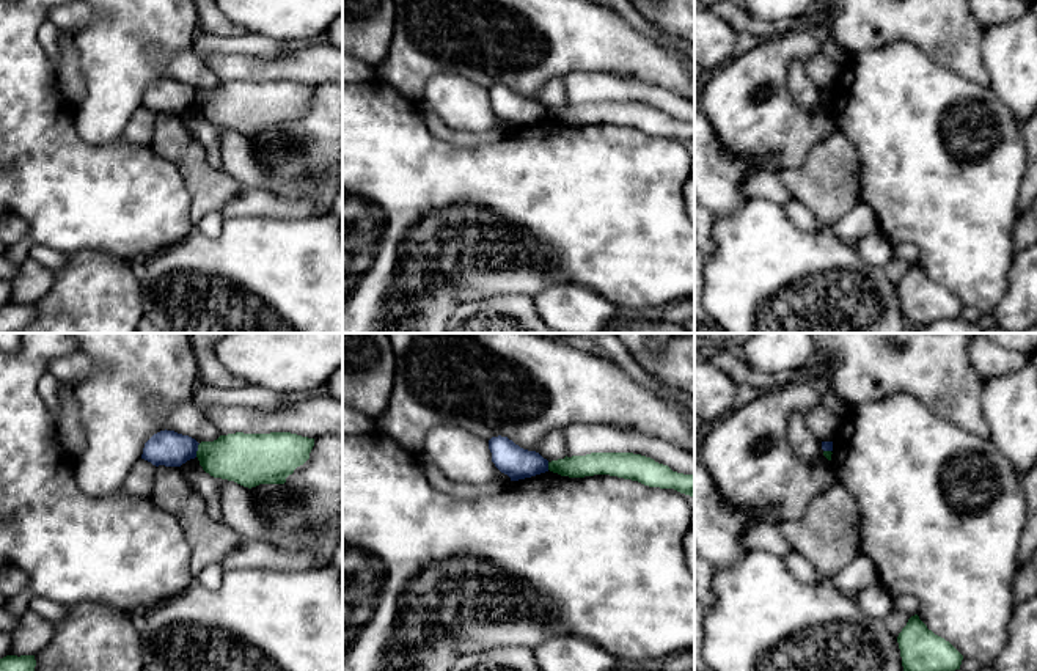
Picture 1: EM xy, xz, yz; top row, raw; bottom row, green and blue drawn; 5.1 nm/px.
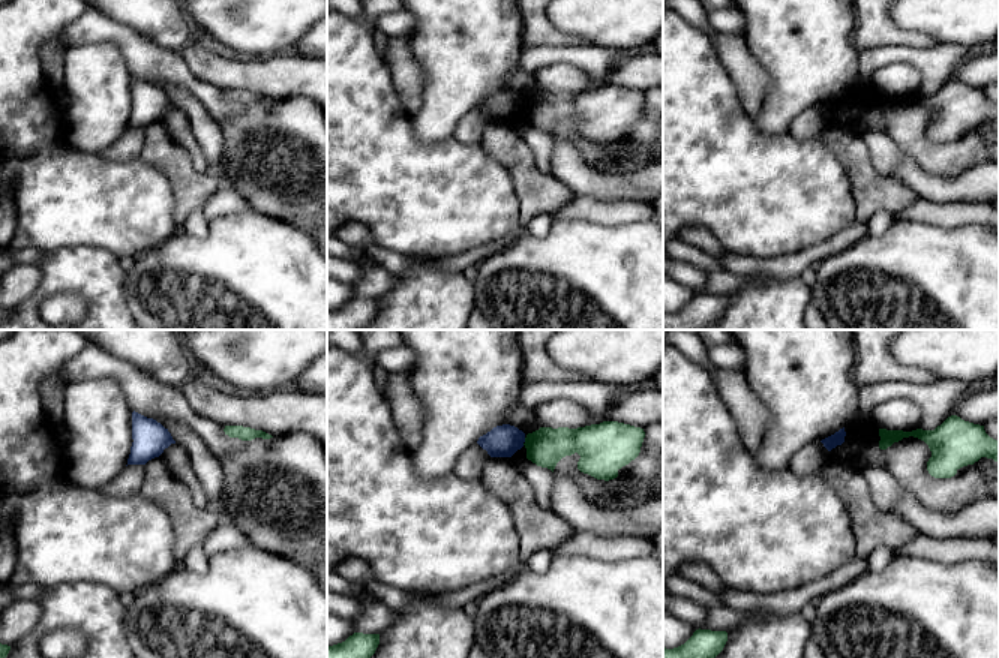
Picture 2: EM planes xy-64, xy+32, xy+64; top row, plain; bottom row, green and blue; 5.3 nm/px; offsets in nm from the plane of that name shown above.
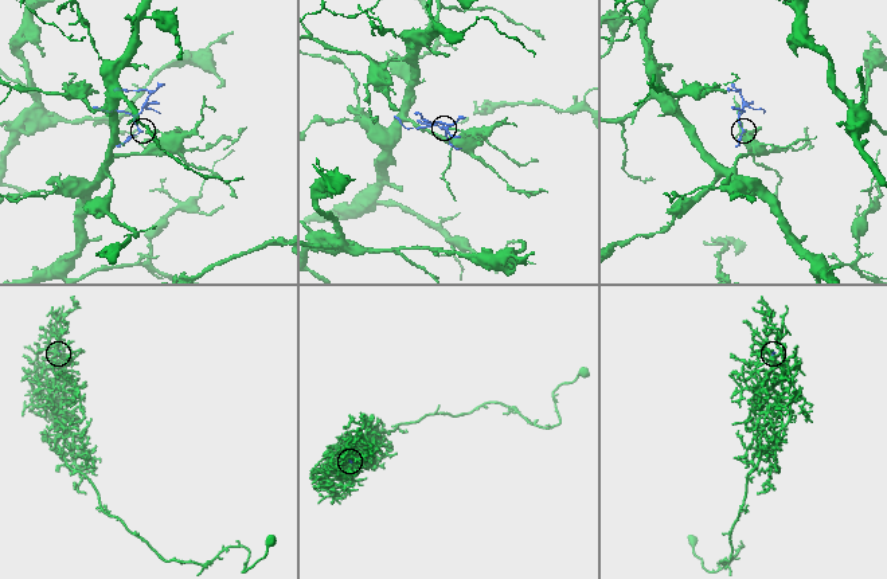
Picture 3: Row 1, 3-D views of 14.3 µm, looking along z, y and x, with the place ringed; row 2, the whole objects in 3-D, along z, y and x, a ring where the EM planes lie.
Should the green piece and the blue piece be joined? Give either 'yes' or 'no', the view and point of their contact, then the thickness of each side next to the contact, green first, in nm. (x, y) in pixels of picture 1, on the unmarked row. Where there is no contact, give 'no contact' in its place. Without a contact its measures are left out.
no; meets green in xy at (198, 98); 260 nm thick on the green side, 180 nm on the other

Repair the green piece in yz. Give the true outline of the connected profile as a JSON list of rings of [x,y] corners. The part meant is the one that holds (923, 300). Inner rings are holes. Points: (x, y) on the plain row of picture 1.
[[[911,264],[897,284],[903,319],[913,328],[922,328],[938,319],[960,317],[963,303],[944,286],[935,283]]]

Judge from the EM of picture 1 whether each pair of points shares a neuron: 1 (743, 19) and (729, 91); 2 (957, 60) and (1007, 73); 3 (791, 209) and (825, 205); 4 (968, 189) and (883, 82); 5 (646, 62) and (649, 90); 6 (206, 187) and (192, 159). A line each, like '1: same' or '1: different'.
1: different
2: different
3: different
4: same
5: different
6: same

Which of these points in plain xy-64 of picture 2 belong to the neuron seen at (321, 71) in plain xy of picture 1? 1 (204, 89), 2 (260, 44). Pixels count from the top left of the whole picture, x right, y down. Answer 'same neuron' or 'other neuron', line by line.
1: other neuron
2: other neuron

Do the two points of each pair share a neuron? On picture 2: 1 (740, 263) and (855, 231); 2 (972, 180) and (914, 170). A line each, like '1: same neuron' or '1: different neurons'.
1: same neuron
2: same neuron

